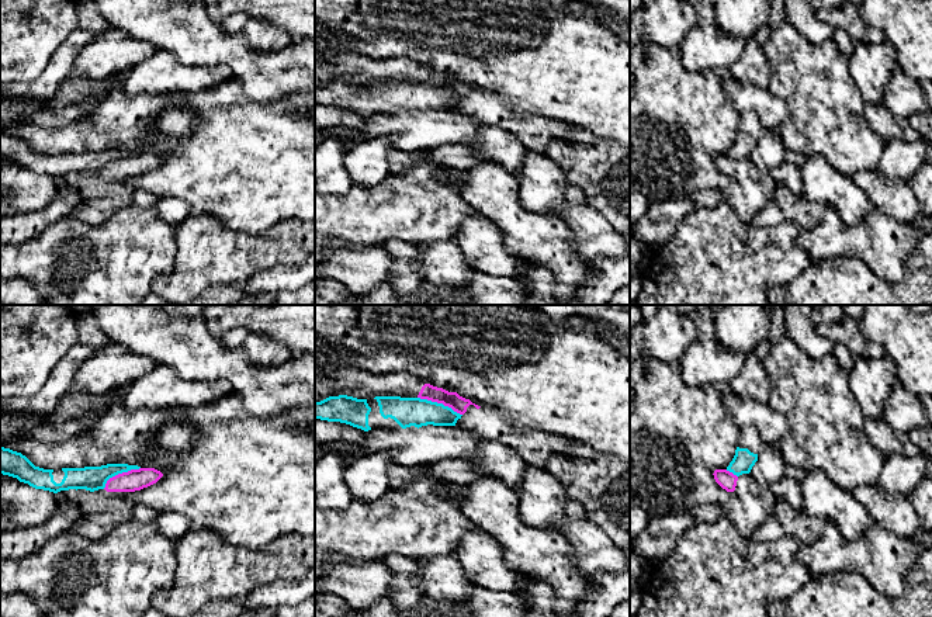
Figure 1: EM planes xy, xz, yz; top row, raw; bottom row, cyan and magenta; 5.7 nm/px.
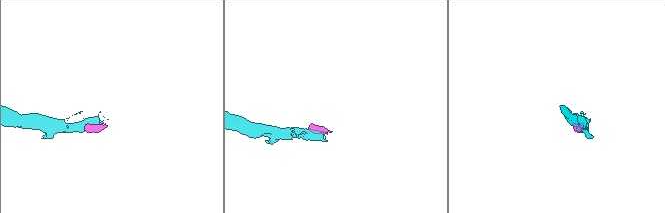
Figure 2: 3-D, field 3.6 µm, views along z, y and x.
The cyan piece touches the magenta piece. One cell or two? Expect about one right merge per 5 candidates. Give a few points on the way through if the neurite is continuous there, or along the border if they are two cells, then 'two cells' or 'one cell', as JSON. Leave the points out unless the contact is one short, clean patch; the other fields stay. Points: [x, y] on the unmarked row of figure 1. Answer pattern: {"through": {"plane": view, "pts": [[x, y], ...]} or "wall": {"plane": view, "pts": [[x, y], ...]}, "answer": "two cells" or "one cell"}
{"wall": {"plane": "xz", "pts": [[418, 82], [447, 90], [461, 100]]}, "answer": "two cells"}

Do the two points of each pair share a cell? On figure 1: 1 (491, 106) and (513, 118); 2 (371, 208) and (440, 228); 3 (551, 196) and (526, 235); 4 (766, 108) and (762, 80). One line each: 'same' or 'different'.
1: same
2: same
3: different
4: different

